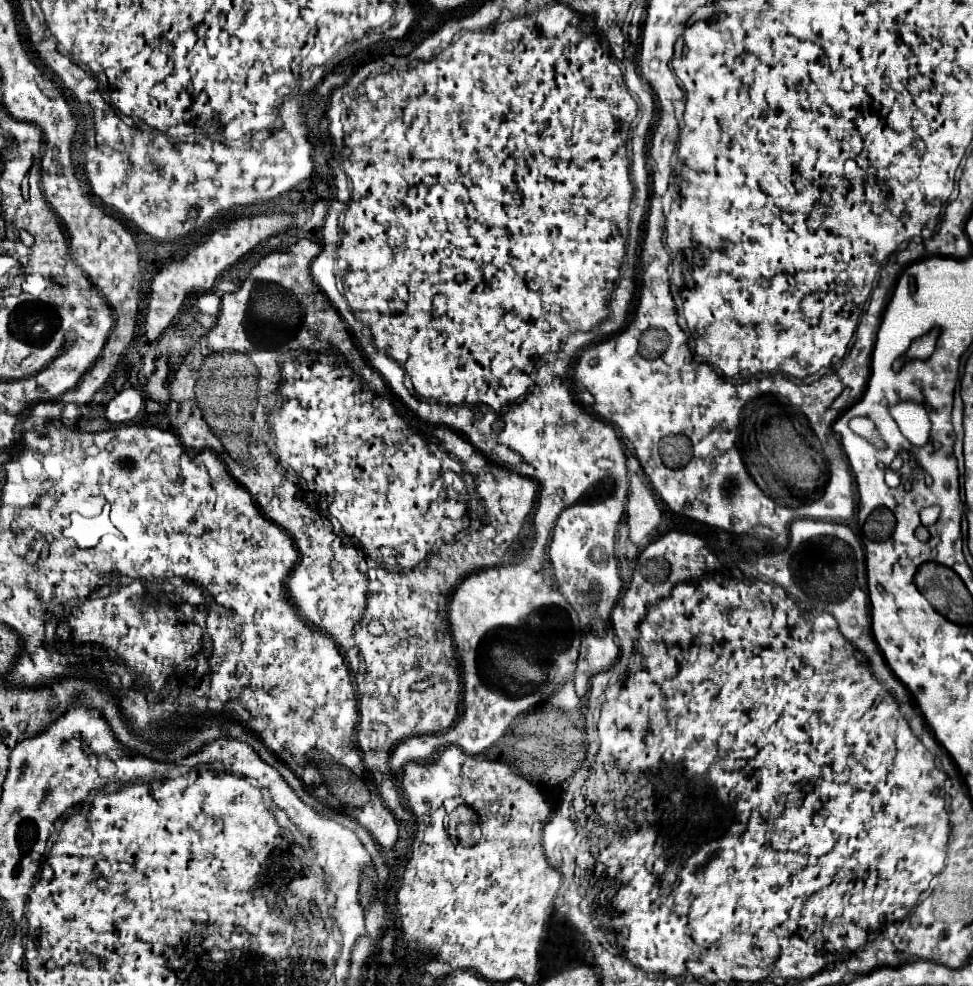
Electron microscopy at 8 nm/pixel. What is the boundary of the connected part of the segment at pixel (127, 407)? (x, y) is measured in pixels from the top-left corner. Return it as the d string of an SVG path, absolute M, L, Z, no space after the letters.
M126 388L116 394L116 398L106 408L106 420L112 424L124 424L136 418L144 406L144 396L136 388Z

